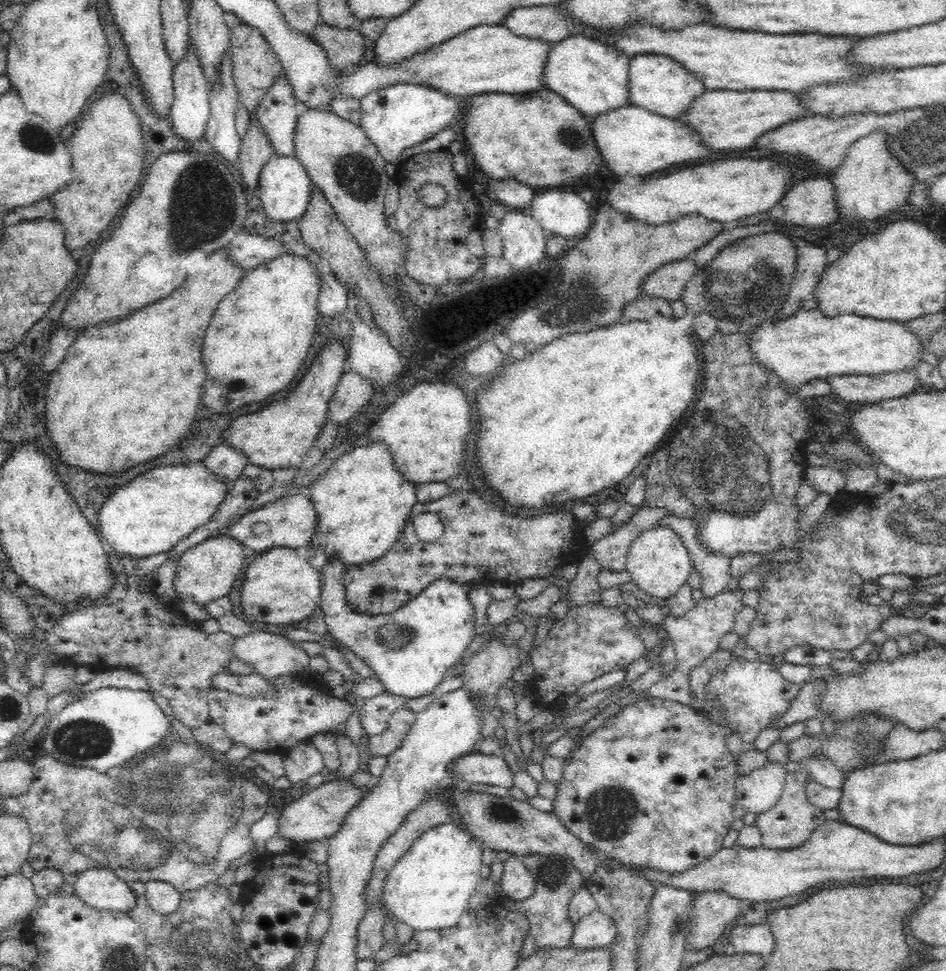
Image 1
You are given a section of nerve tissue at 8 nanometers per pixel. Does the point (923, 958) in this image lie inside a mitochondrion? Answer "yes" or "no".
no

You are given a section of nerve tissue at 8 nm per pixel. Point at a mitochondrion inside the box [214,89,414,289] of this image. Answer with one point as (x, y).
(361, 181)

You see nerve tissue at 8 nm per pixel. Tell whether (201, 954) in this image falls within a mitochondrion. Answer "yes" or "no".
yes

